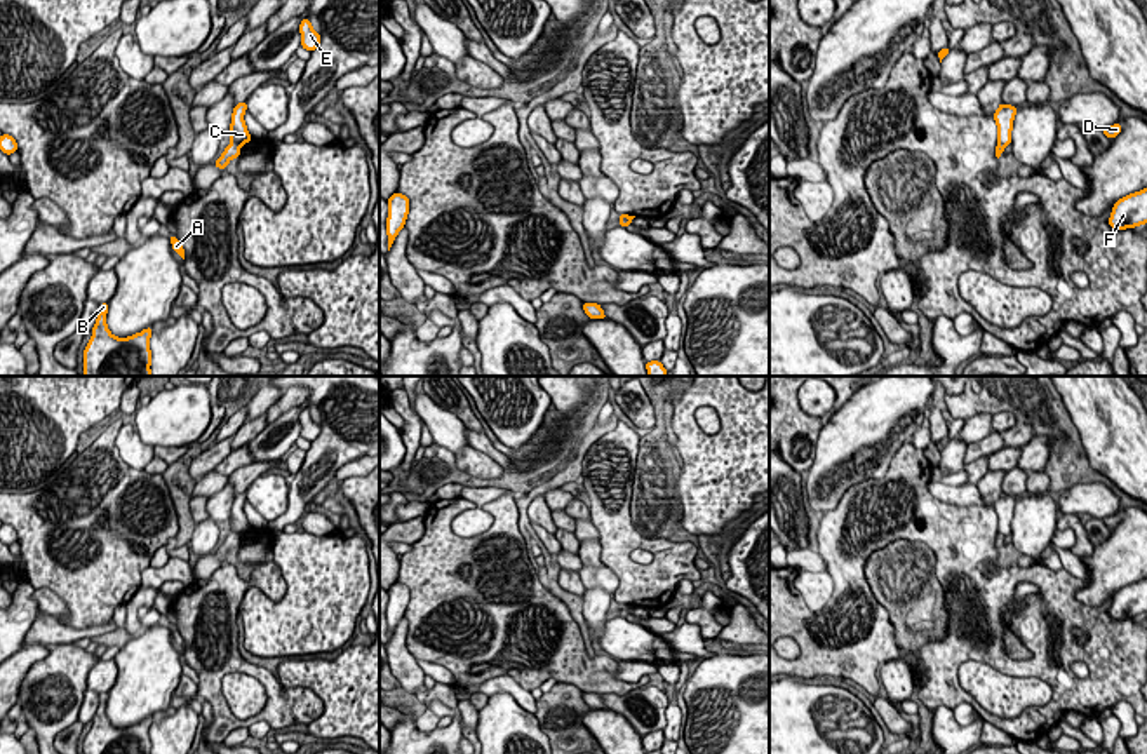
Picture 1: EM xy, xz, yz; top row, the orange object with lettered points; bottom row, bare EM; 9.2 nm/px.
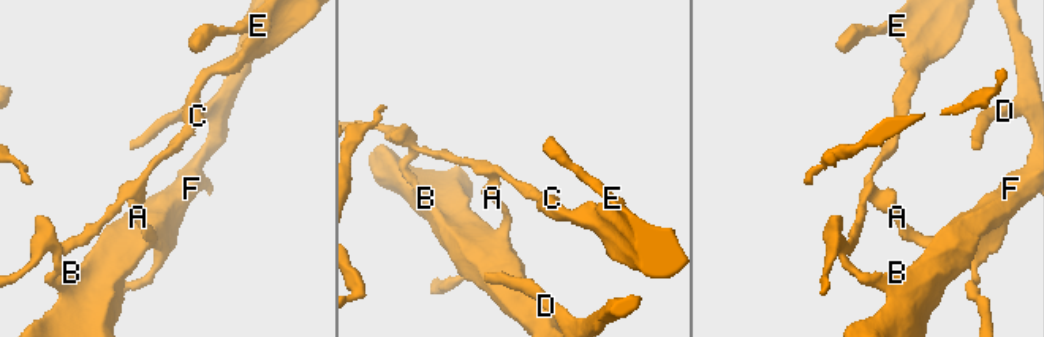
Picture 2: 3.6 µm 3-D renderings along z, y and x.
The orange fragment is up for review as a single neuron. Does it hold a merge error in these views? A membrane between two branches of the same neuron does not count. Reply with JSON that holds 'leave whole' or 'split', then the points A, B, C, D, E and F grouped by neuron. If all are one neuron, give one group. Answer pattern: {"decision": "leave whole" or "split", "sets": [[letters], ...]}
{"decision": "split", "sets": [["A"], ["B", "C", "D", "E", "F"]]}

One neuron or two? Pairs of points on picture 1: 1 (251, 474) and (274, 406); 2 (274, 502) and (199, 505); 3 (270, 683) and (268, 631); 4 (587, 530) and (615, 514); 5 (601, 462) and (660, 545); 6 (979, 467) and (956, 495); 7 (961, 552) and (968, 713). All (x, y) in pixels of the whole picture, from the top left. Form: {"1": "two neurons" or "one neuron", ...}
{"1": "one neuron", "2": "two neurons", "3": "two neurons", "4": "two neurons", "5": "one neuron", "6": "two neurons", "7": "two neurons"}

